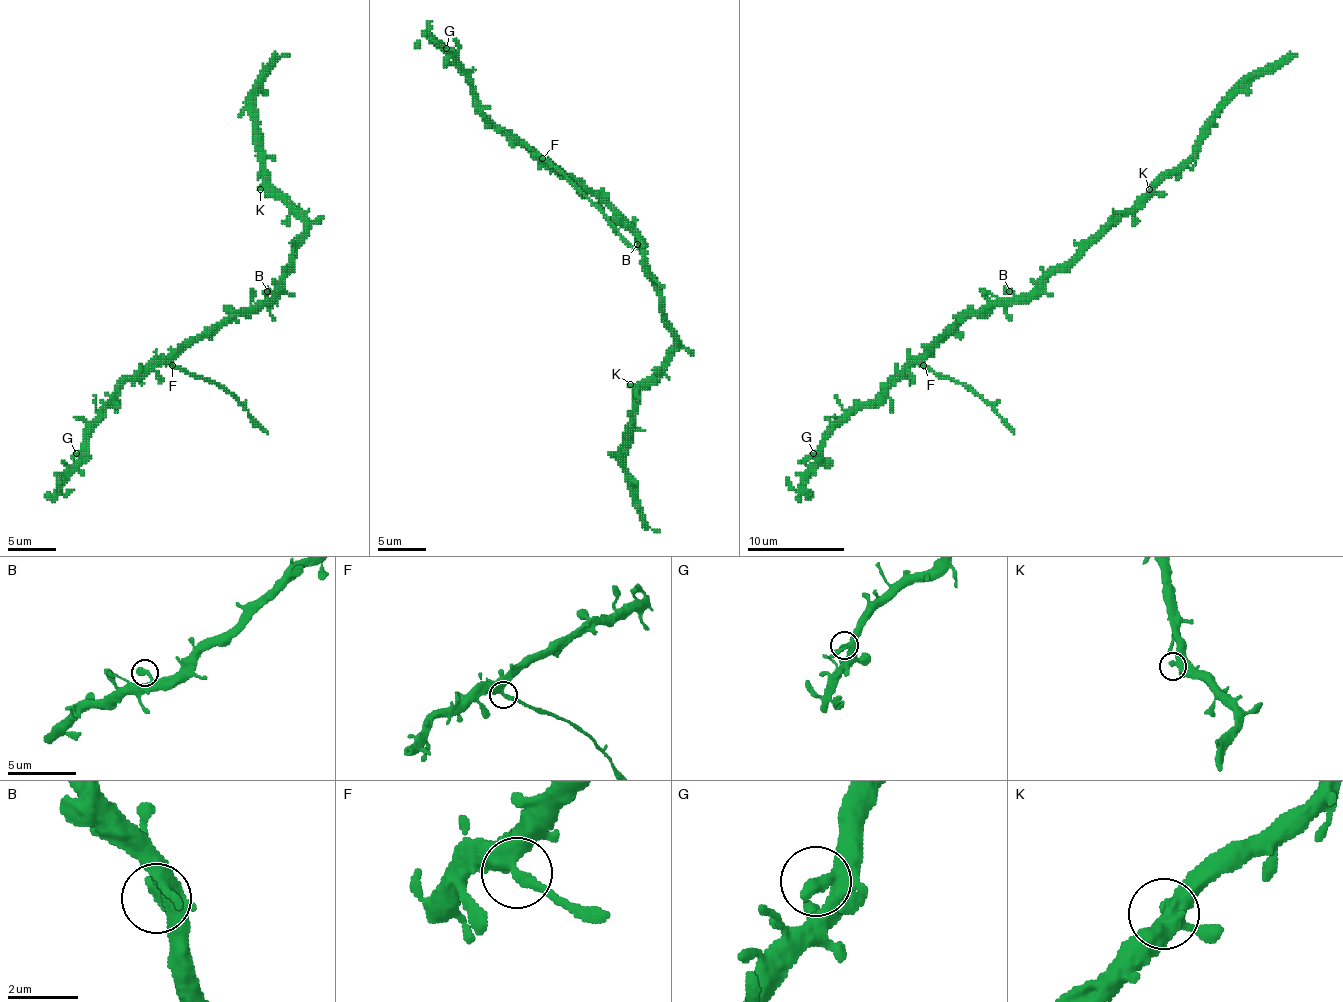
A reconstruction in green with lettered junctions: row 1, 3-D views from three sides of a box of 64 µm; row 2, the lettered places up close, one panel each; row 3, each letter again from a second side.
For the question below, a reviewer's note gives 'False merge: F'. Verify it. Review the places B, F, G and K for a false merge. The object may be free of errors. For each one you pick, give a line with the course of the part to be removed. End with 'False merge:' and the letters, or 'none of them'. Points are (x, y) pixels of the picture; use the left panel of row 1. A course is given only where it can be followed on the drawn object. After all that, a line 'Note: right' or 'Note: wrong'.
F: foreign part runs (173, 366), (219, 383), (267, 434)
False merge: F
Note: right

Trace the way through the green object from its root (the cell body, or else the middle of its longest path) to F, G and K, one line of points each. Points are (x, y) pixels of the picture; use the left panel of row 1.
F: (272, 296), (238, 313), (226, 325), (214, 327), (192, 339), (175, 356), (173, 366)
G: (272, 296), (258, 301), (226, 325), (180, 344), (134, 373), (108, 400), (103, 419), (76, 453)
K: (272, 296), (289, 272), (292, 250), (304, 233), (304, 223), (280, 197), (260, 189)

